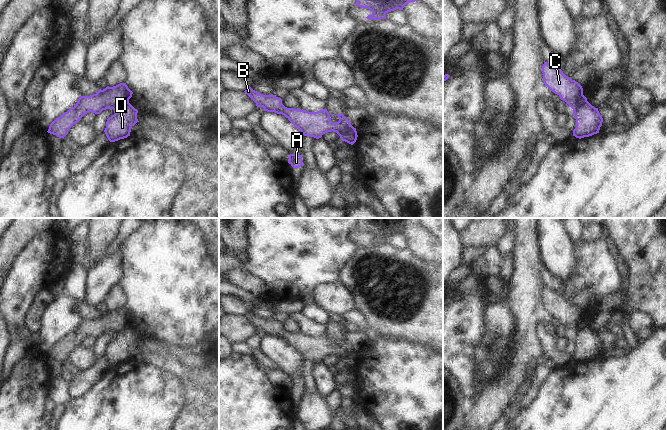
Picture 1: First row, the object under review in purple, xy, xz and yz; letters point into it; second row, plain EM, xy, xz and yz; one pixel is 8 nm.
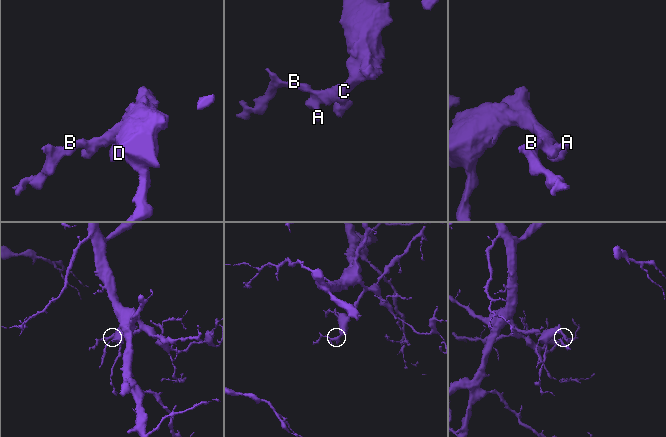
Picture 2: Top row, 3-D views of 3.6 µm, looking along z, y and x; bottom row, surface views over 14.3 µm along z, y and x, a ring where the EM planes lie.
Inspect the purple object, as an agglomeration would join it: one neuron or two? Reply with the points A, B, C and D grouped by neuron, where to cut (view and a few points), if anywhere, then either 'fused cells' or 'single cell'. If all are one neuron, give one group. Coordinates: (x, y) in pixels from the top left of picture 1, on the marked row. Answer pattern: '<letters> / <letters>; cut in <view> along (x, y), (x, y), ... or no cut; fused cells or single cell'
A B C / D; cut in yz along (587, 101), (578, 104), (573, 109); fused cells

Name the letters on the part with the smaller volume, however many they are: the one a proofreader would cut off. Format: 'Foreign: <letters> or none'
Foreign: D

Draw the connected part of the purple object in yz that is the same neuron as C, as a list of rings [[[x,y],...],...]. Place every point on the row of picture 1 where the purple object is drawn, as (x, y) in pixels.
[[[544,62],[542,73],[544,84],[559,95],[561,100],[565,101],[572,109],[587,102],[582,86],[567,77],[560,68]]]

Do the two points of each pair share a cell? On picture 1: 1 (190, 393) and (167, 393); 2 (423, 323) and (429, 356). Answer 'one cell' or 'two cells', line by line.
1: two cells
2: two cells

